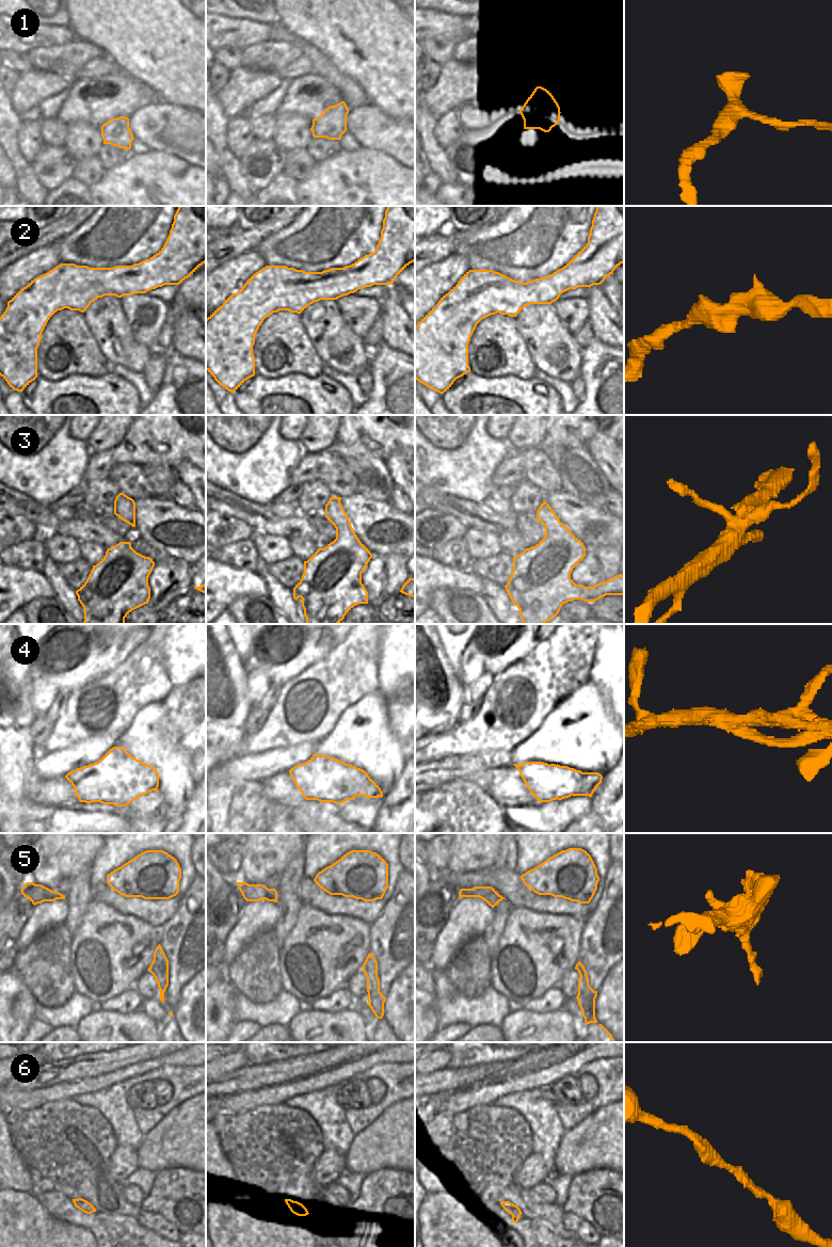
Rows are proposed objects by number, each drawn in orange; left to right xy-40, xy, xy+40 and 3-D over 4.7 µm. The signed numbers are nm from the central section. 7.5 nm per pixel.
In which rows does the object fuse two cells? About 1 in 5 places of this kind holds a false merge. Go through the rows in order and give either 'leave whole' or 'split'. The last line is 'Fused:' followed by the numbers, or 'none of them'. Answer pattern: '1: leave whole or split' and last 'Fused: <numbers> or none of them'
1: leave whole
2: leave whole
3: leave whole
4: split
5: leave whole
6: leave whole
Fused: 4

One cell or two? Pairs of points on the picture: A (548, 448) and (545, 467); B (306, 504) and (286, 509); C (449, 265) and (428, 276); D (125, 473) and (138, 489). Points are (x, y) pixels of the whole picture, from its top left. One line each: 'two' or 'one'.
A: two
B: two
C: one
D: one

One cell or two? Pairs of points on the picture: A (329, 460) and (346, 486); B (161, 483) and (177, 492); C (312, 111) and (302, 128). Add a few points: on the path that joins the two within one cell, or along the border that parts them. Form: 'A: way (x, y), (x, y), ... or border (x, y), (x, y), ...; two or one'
A: way (331, 466), (341, 480); one
B: border (176, 478), (166, 496); two
C: border (284, 113), (300, 113), (312, 121); two

